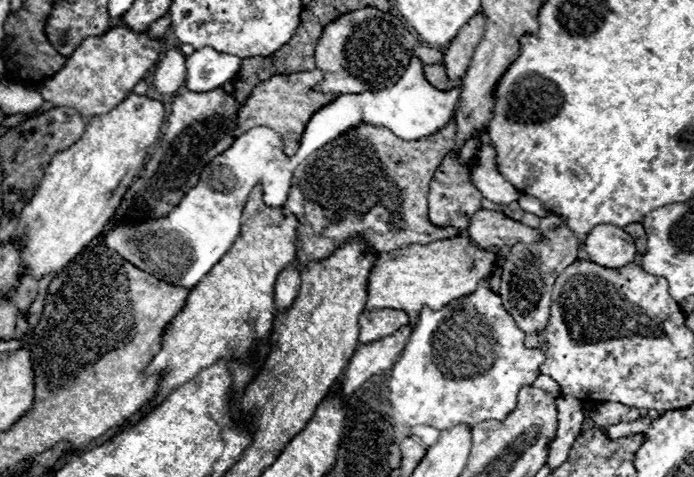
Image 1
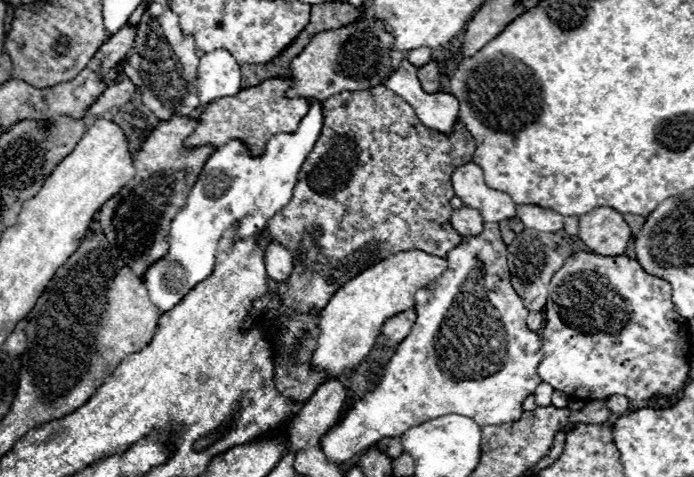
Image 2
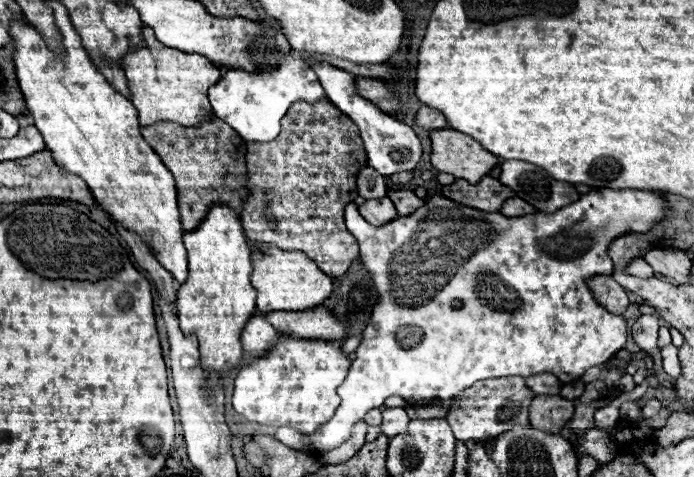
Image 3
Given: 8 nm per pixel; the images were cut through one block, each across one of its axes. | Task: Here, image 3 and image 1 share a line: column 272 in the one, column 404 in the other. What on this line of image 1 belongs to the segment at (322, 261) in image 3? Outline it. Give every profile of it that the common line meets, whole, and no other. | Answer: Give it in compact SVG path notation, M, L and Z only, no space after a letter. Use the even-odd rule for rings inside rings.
M452 116L452 120L438 132L410 142L396 138L384 126L364 122L310 154L310 158L306 158L306 162L302 162L302 166L298 166L298 170L294 172L290 194L284 204L284 214L298 218L296 264L306 266L308 262L320 262L354 236L364 236L366 246L372 254L392 252L402 248L404 244L428 244L434 240L460 236L458 228L438 228L428 220L428 184L432 182L434 172L438 170L446 154L450 154L454 148L456 116Z

